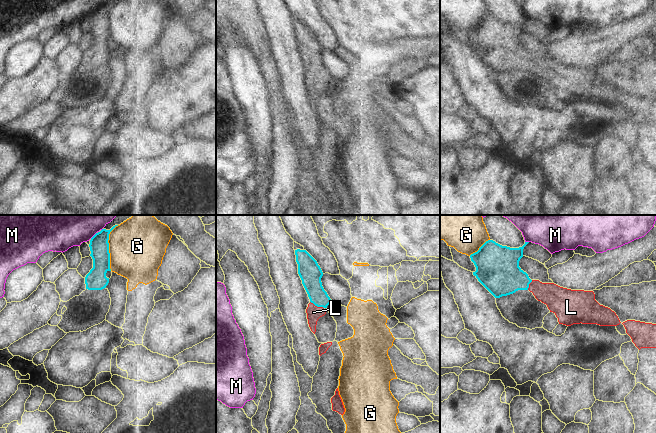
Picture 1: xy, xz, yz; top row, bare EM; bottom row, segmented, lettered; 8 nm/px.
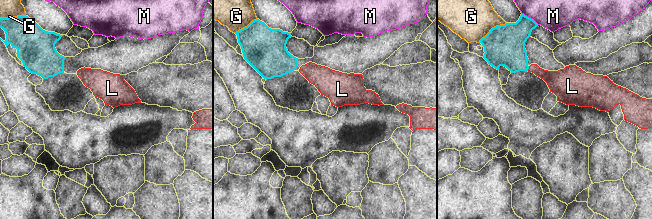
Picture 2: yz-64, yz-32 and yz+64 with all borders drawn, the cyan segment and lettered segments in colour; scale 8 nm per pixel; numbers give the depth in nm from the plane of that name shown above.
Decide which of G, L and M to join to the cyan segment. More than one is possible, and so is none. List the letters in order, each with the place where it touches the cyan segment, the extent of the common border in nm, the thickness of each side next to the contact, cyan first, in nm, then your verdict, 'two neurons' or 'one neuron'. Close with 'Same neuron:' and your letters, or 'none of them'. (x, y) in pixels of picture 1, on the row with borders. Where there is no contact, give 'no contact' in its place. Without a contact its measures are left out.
G: contact xy (108, 247); length 380 nm; calibres 160 and 460 nm; two neurons
L: contact xz (317, 306); length 130 nm; calibres 160 and 110 nm; one neuron
M: contact xy (94, 235); length 80 nm; calibres 160 and 480 nm; two neurons
Same neuron: L

